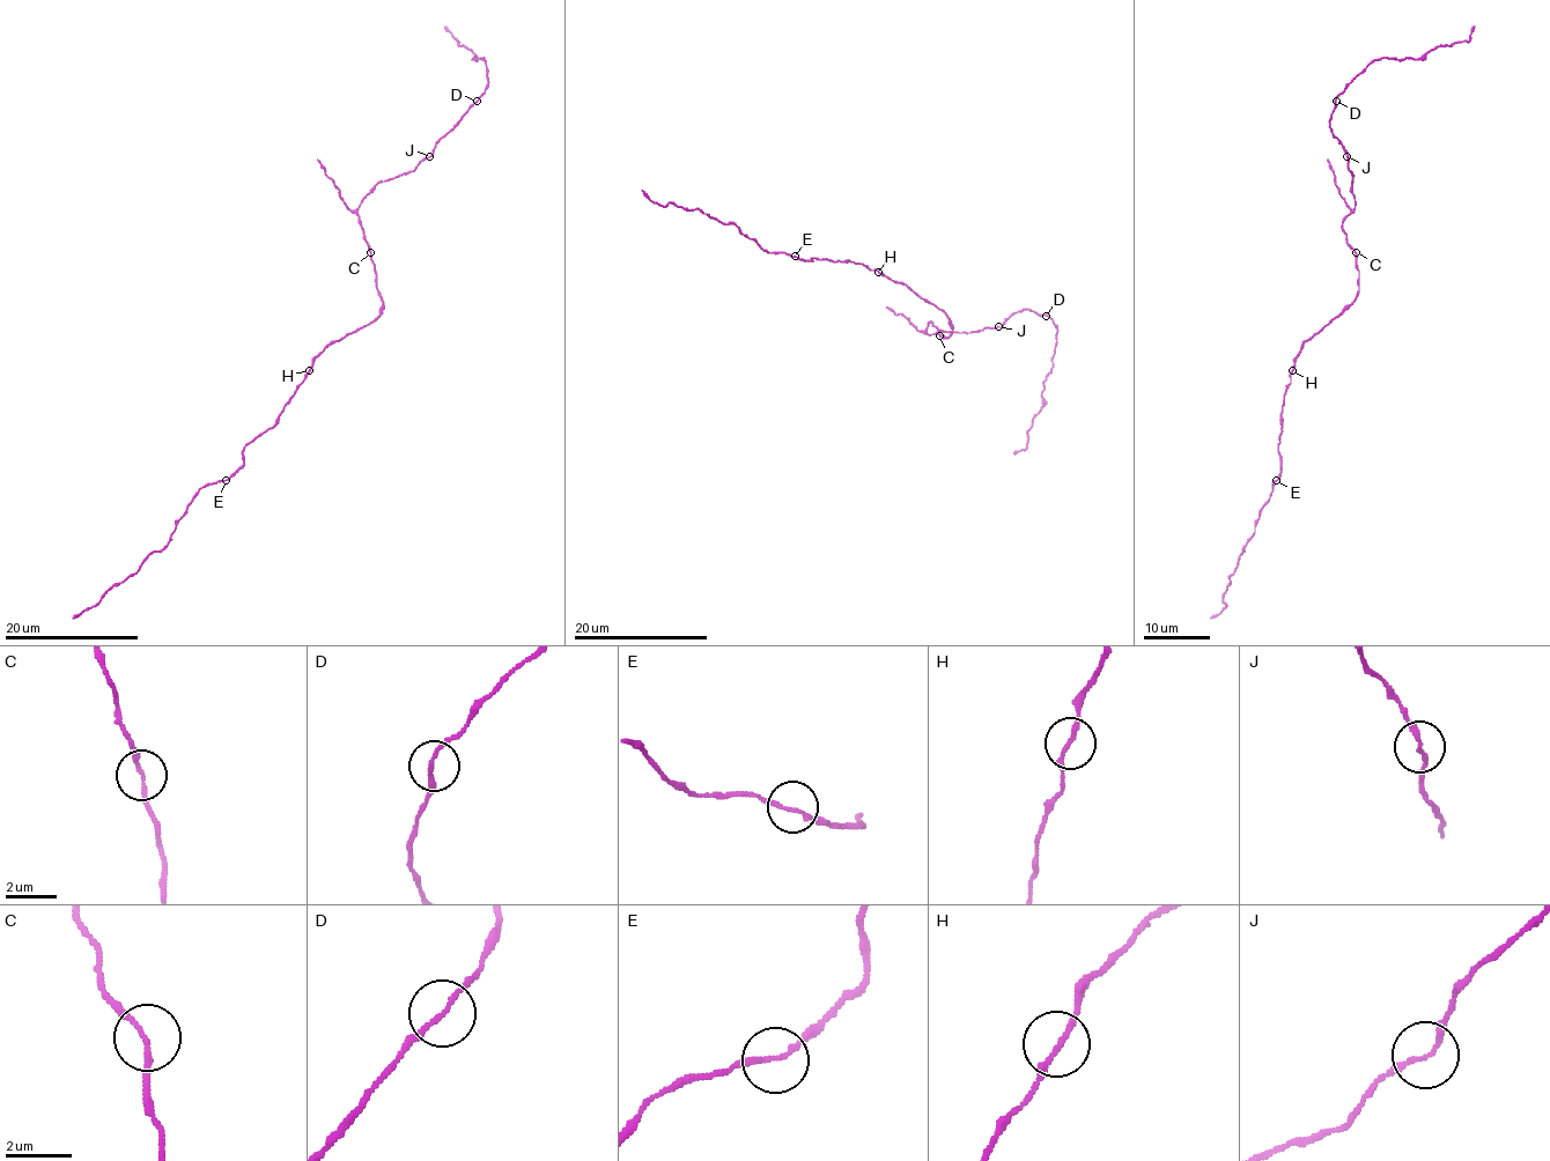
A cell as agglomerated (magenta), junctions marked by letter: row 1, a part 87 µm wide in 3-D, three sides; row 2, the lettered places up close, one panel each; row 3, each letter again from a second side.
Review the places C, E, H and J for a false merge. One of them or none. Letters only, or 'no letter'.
no letter

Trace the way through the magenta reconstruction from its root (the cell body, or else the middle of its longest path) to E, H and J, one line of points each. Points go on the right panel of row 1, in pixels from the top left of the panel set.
E: (1340, 313), (1304, 342), (1294, 361), (1281, 414), (1277, 445), (1281, 474), (1276, 480)
H: (1340, 313), (1304, 342), (1292, 370)
J: (1340, 313), (1352, 302), (1359, 289), (1356, 252), (1343, 229), (1343, 221), (1355, 207), (1348, 155)

